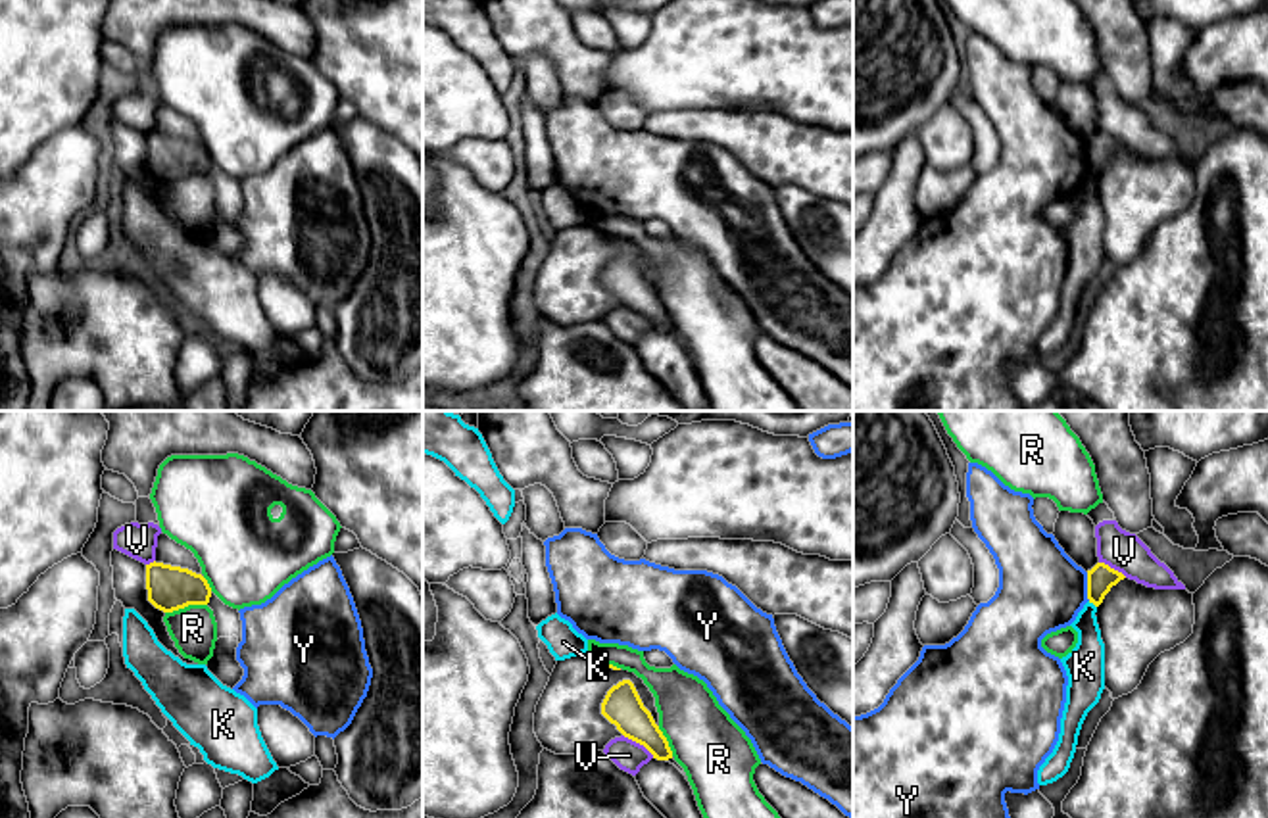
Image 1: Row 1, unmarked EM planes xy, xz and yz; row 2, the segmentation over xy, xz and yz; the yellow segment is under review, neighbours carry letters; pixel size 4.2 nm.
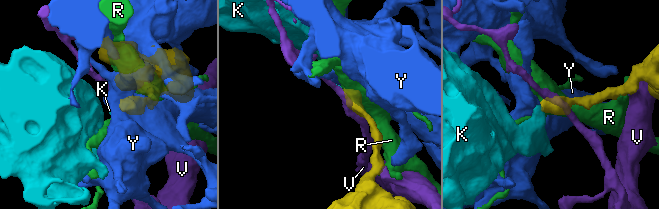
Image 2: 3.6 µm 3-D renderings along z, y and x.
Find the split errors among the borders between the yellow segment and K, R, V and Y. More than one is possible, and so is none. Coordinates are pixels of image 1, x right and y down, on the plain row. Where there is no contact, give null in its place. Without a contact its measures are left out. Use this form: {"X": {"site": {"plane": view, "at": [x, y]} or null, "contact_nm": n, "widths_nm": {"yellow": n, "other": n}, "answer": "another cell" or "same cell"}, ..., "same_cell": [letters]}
{"K": {"site": {"plane": "yz", "at": [1092, 171]}, "contact_nm": 50, "widths_nm": {"yellow": 110, "other": 150}, "answer": "another cell"}, "R": {"site": {"plane": "xy", "at": [185, 175]}, "contact_nm": 180, "widths_nm": {"yellow": 190, "other": 190}, "answer": "another cell"}, "V": {"site": {"plane": "xz", "at": [638, 312]}, "contact_nm": 170, "widths_nm": {"yellow": 160, "other": 130}, "answer": "another cell"}, "Y": {"site": {"plane": "yz", "at": [1088, 156]}, "contact_nm": 120, "widths_nm": {"yellow": 110, "other": 360}, "answer": "another cell"}, "same_cell": []}

